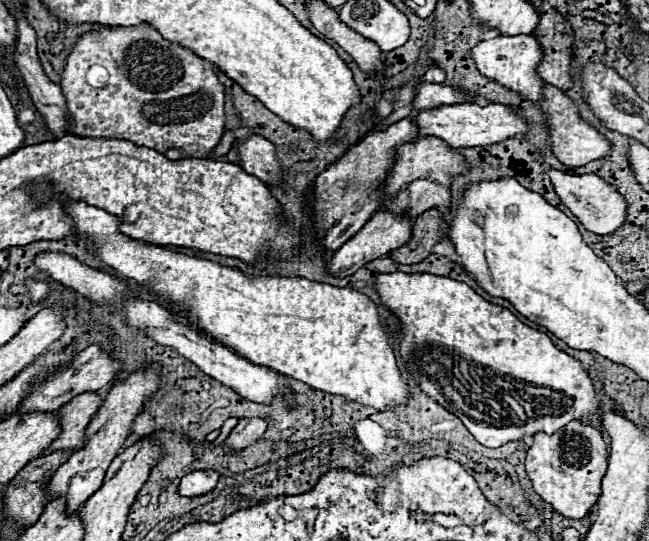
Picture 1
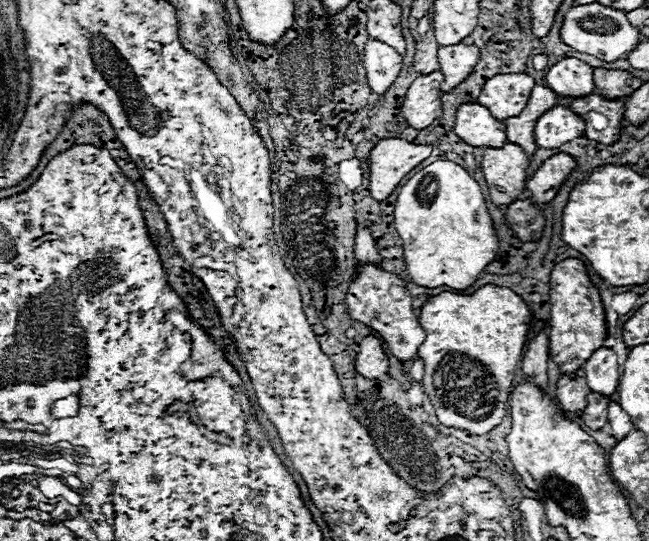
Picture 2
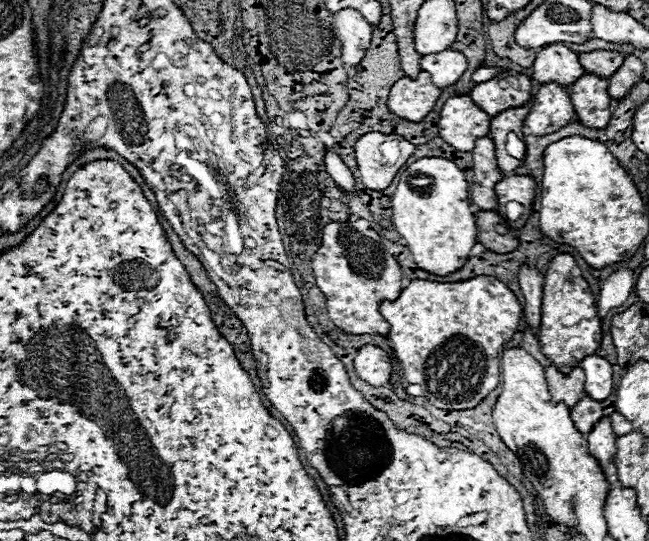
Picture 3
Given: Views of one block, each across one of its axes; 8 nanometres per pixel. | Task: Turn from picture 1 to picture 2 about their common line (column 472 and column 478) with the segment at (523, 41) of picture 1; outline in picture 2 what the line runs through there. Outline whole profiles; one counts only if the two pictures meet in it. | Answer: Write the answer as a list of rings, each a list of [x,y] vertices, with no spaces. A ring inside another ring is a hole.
[[[474,44],[440,46],[438,60],[440,60],[440,72],[444,74],[444,84],[440,86],[440,90],[450,92],[456,86],[460,86],[474,70],[478,58],[480,48],[476,48]]]

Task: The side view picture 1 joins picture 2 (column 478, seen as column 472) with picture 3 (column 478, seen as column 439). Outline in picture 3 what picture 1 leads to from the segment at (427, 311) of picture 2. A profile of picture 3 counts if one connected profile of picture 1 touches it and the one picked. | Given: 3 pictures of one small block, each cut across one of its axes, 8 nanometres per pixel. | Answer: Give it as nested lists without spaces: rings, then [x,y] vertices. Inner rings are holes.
[[[474,276],[462,282],[448,284],[412,280],[396,300],[380,302],[378,312],[390,324],[390,332],[386,334],[386,338],[402,364],[404,380],[408,384],[420,384],[430,404],[440,410],[466,410],[478,406],[482,398],[498,386],[502,344],[516,332],[518,320],[522,316],[522,306],[516,294],[498,278]]]

